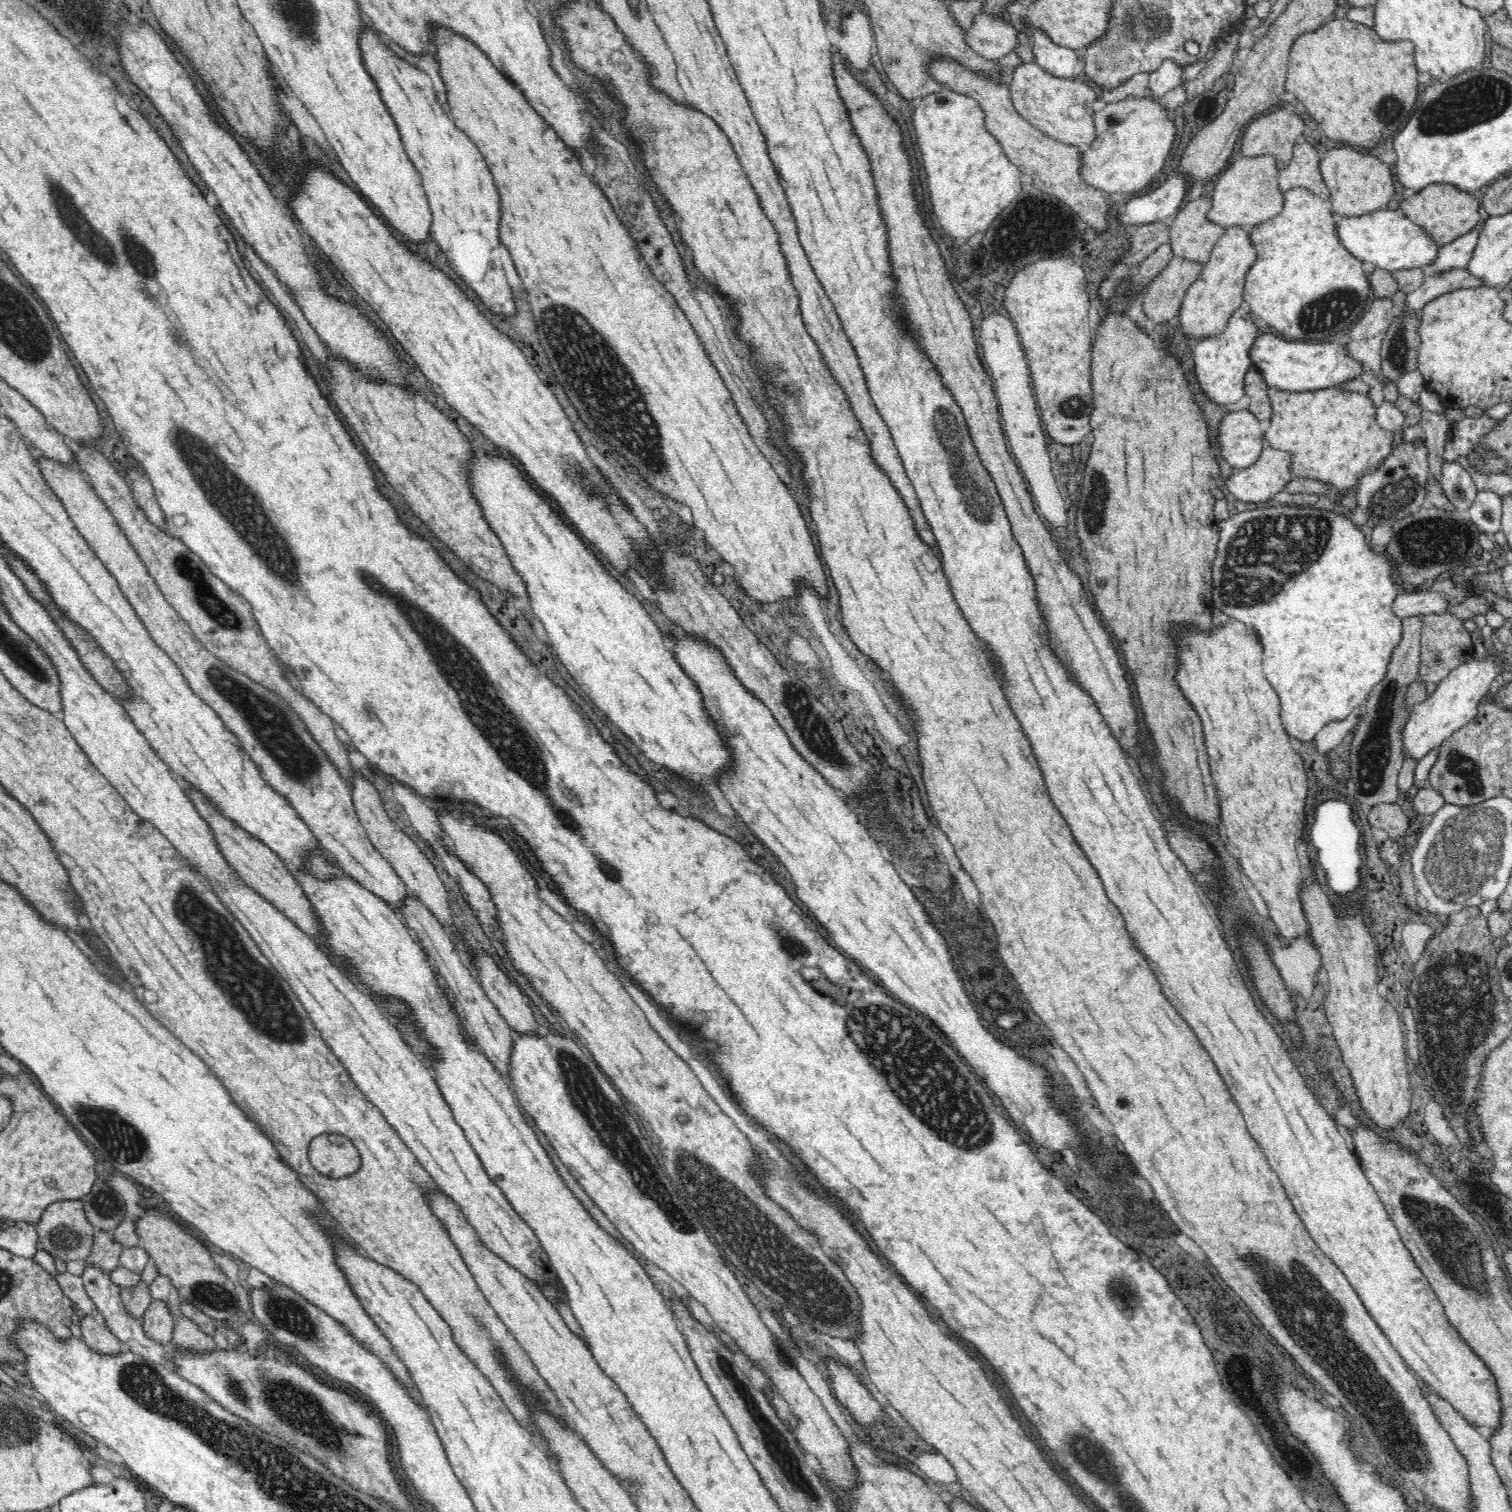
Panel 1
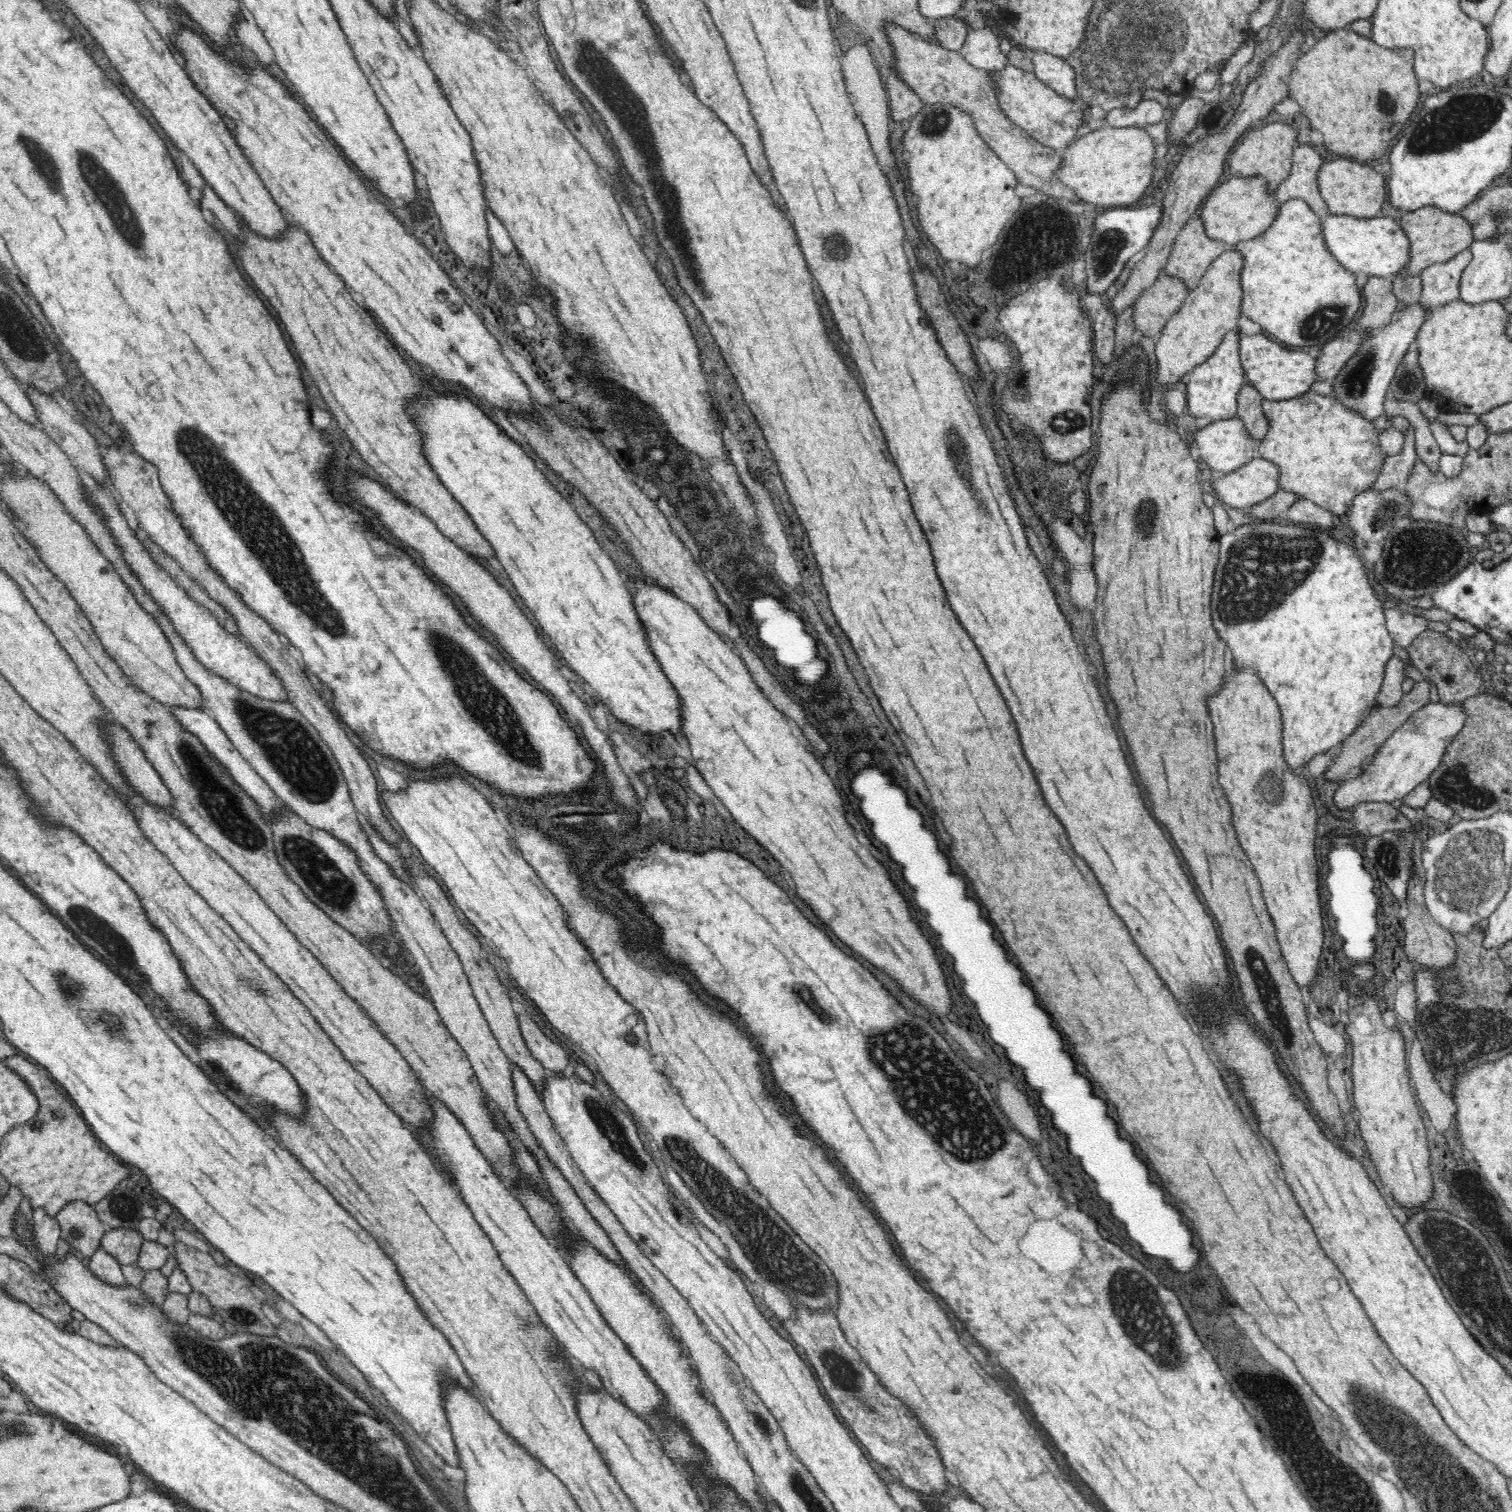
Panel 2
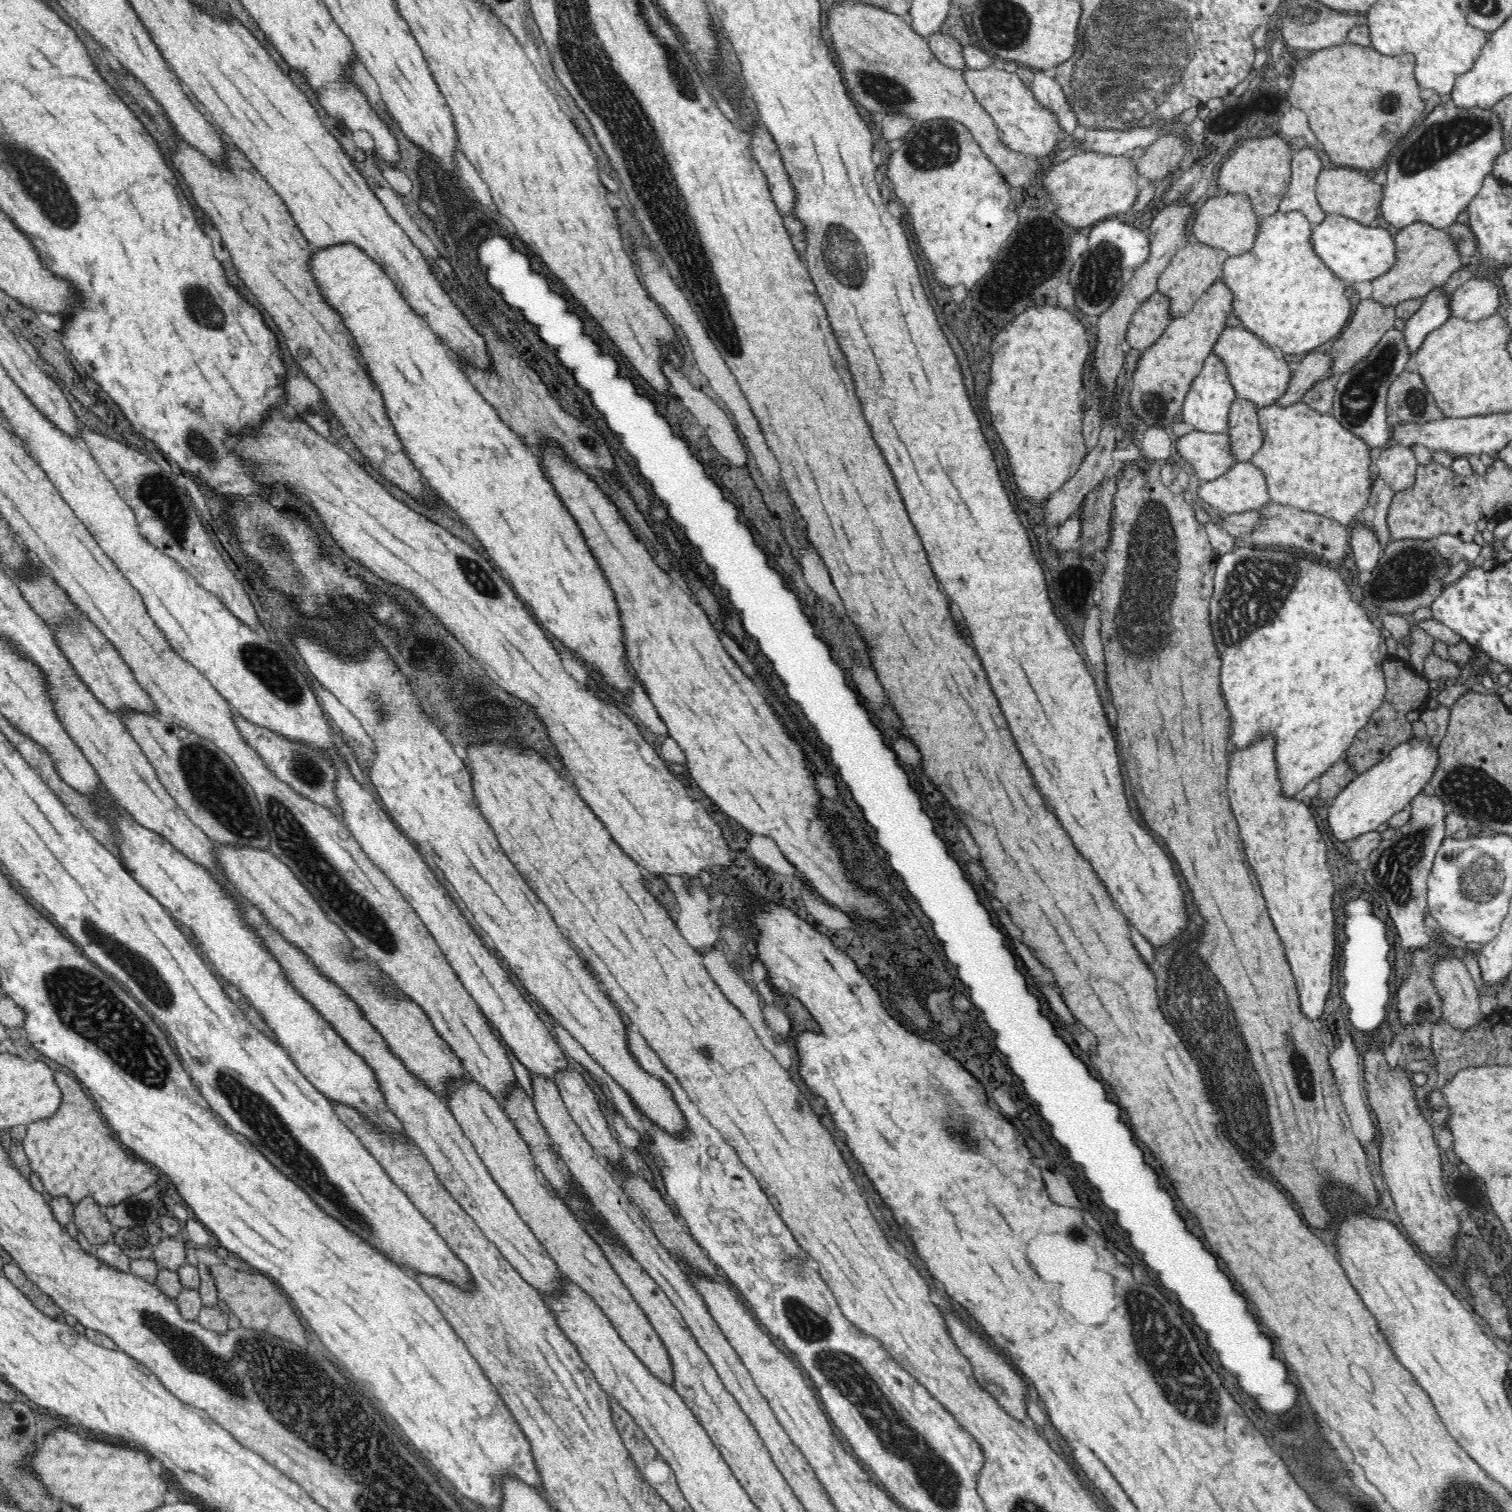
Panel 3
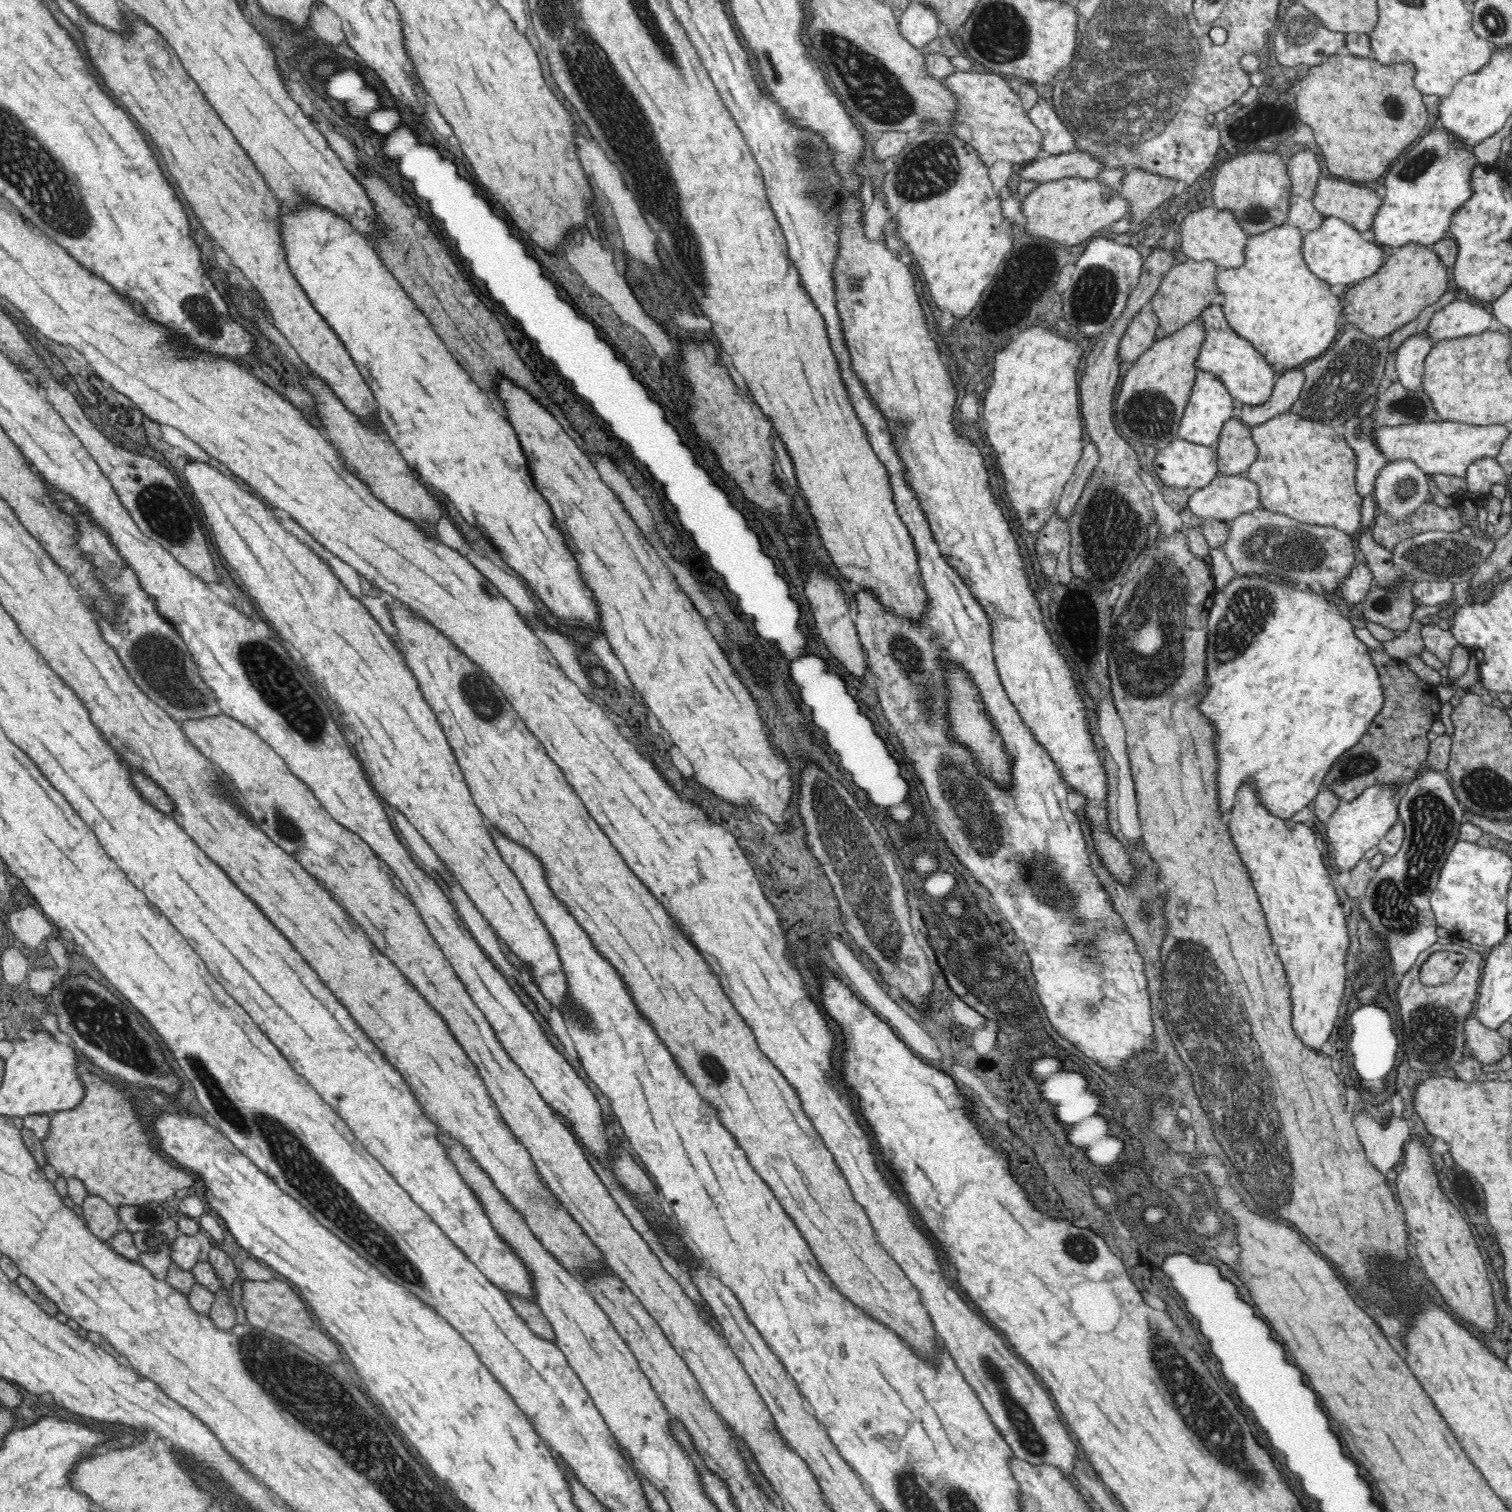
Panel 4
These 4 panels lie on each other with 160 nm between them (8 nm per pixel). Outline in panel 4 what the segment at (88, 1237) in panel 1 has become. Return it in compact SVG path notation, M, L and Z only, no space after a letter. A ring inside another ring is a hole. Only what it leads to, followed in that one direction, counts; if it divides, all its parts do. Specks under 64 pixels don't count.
M88 1195L82 1206L82 1218L88 1229L100 1240L108 1242L121 1230L117 1208L112 1207L104 1198L97 1195Z

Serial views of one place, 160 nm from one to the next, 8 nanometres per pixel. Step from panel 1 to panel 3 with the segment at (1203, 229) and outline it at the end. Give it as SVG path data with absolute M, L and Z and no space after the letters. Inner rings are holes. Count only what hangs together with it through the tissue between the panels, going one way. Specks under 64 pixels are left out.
M1190 239L1190 242L1182 244L1182 249L1176 252L1169 265L1162 271L1157 282L1157 291L1166 294L1170 298L1171 318L1188 314L1194 306L1196 299L1221 276L1224 262L1228 259L1226 251L1216 249Z

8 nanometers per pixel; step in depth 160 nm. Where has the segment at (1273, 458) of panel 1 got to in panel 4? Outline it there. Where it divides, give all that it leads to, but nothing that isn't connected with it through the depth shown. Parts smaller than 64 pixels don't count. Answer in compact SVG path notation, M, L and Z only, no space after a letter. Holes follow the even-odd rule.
M1217 474L1214 480L1197 489L1185 504L1190 514L1201 520L1214 518L1233 521L1237 516L1261 508L1259 486L1246 474Z

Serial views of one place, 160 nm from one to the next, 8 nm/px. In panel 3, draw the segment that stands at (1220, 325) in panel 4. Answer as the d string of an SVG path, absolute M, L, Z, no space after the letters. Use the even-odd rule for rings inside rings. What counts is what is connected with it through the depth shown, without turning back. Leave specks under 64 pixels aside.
M1226 326L1215 342L1212 353L1223 359L1236 397L1252 401L1258 409L1275 404L1278 398L1286 394L1286 388L1291 384L1288 364L1284 360L1276 360L1272 347L1242 326Z

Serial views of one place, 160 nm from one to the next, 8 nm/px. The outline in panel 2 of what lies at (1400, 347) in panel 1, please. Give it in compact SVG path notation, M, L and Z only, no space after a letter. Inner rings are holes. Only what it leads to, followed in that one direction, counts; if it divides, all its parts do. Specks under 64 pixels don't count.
M1415 342L1410 344L1408 352L1404 354L1388 388L1390 396L1396 401L1416 404L1424 399L1427 388L1419 365L1419 352Z

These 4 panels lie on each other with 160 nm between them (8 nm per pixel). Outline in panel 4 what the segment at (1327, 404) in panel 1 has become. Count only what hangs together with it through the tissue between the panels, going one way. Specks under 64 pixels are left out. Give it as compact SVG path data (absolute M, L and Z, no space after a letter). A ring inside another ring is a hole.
M1286 412L1252 427L1250 431L1257 446L1257 458L1246 476L1259 486L1261 508L1288 515L1298 522L1334 526L1350 535L1360 527L1362 498L1355 485L1357 458L1338 428Z

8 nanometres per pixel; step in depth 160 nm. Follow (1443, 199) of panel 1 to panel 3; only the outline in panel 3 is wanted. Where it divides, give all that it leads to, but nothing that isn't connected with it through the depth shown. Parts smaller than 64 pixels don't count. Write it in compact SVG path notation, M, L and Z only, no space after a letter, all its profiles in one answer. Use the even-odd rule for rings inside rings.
M1412 222L1395 234L1396 263L1372 283L1369 298L1382 306L1398 306L1404 300L1422 299L1434 286L1443 286L1446 280L1461 268L1461 257L1450 235L1444 228L1428 226L1427 222Z

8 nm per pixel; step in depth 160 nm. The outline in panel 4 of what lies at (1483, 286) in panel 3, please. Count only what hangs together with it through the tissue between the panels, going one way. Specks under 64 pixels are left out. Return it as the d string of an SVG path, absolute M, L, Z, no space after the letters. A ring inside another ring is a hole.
M1455 300L1437 310L1430 319L1431 344L1444 338L1460 338L1468 334L1480 334L1495 328L1494 316L1480 302Z

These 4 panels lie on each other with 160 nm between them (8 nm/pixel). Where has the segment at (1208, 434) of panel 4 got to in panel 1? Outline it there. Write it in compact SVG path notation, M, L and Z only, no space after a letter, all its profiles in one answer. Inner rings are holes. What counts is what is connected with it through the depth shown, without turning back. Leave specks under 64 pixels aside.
M1243 305L1233 311L1232 318L1220 334L1202 335L1196 340L1194 372L1204 398L1218 406L1230 406L1241 400L1245 395L1246 373L1253 365L1251 348L1260 334L1261 330L1254 324L1254 315Z

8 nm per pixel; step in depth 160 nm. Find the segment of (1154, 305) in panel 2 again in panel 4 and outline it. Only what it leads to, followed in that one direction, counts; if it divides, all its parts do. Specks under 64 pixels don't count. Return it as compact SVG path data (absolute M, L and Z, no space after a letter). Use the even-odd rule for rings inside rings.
M1145 307L1129 322L1123 332L1118 349L1120 362L1132 364L1155 341L1159 318L1149 307Z

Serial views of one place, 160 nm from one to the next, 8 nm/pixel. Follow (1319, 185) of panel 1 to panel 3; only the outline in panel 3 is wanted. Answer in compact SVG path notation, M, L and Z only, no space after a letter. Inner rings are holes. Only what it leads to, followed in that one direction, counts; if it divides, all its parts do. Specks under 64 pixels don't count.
M1298 146L1292 155L1291 180L1280 198L1279 211L1299 210L1312 226L1320 224L1327 216L1316 196L1317 179L1322 170L1320 158L1314 150Z

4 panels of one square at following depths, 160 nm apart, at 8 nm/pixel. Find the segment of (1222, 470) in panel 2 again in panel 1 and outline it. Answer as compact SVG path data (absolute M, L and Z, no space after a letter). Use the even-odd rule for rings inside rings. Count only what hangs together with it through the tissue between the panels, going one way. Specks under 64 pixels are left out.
M1246 409L1224 416L1215 434L1215 441L1222 458L1235 471L1252 466L1266 446L1260 420Z

